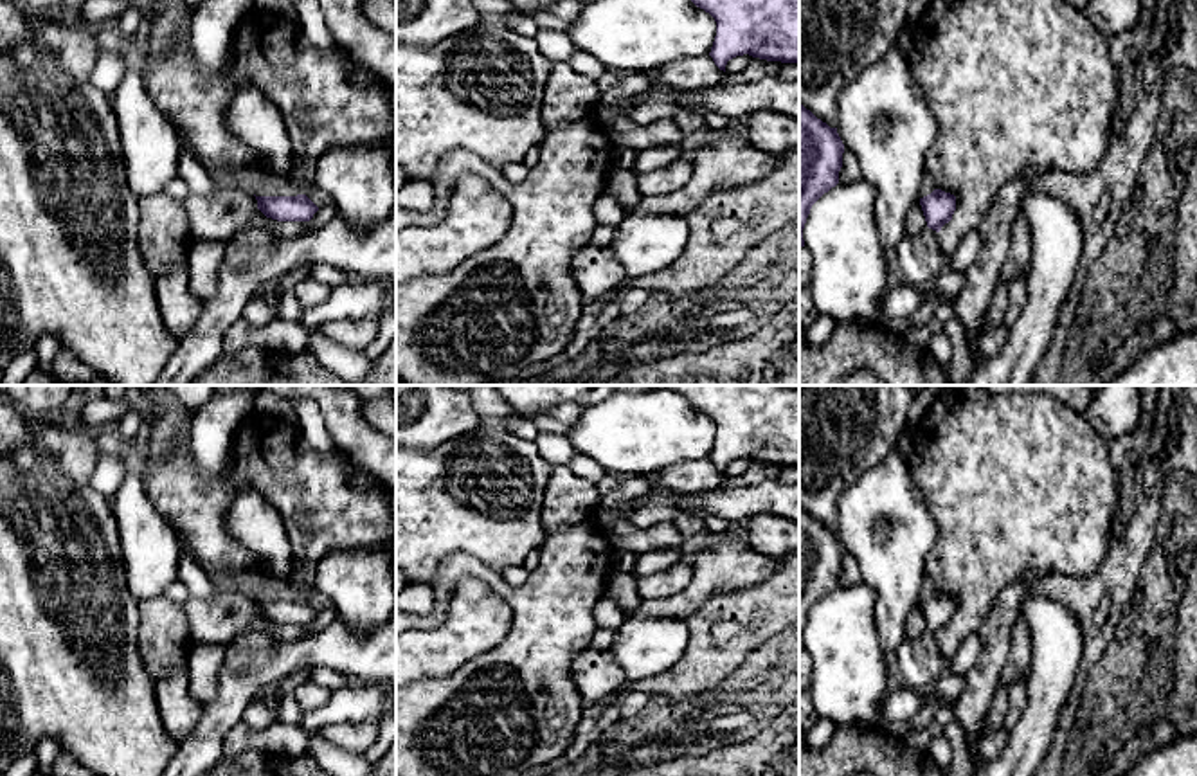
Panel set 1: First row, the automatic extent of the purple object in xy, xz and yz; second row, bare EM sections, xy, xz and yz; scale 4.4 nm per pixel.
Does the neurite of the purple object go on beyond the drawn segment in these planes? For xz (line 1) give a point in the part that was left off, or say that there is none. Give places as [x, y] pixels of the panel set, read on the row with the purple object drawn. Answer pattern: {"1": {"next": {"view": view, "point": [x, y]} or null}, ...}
{"1": {"next": null}}

